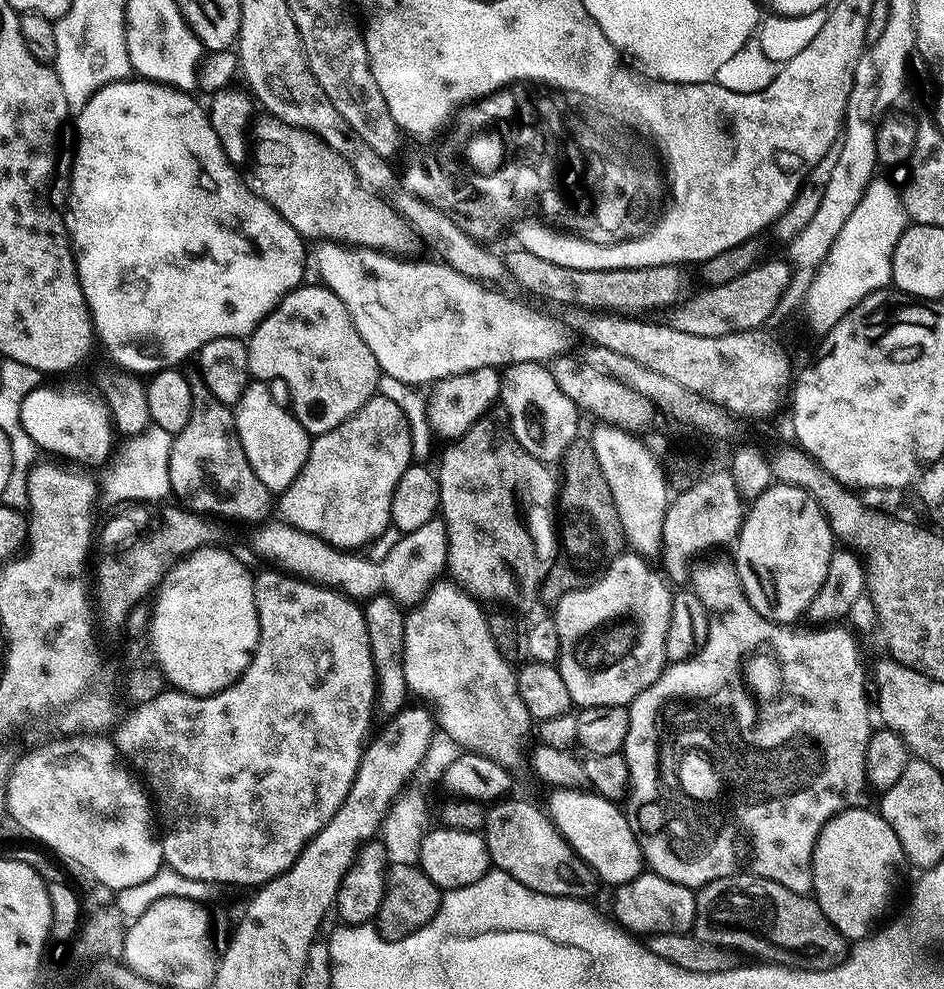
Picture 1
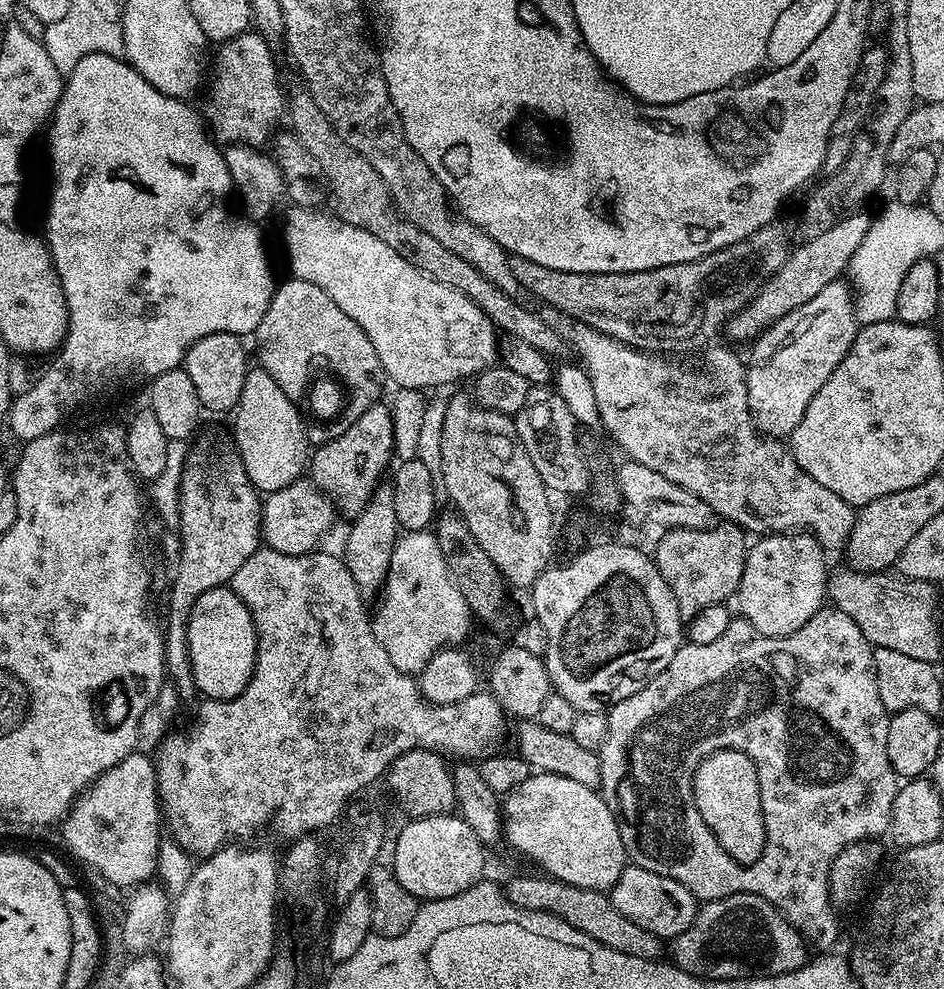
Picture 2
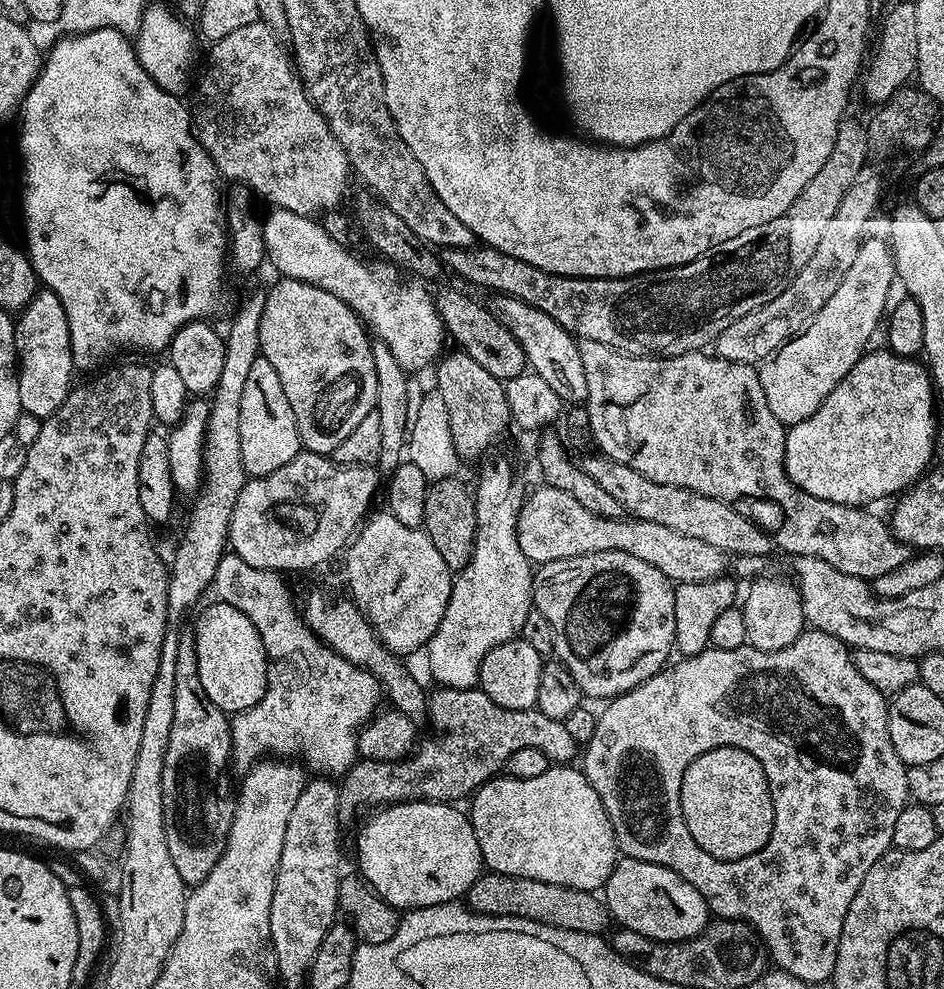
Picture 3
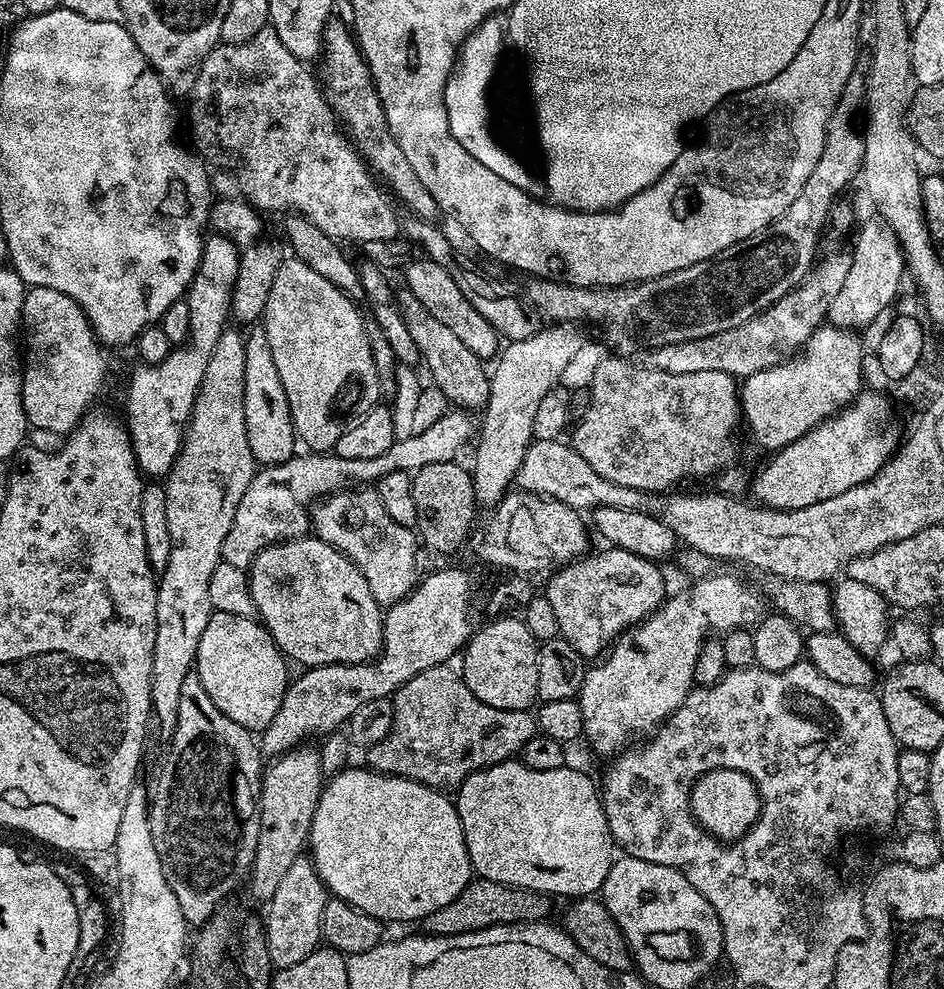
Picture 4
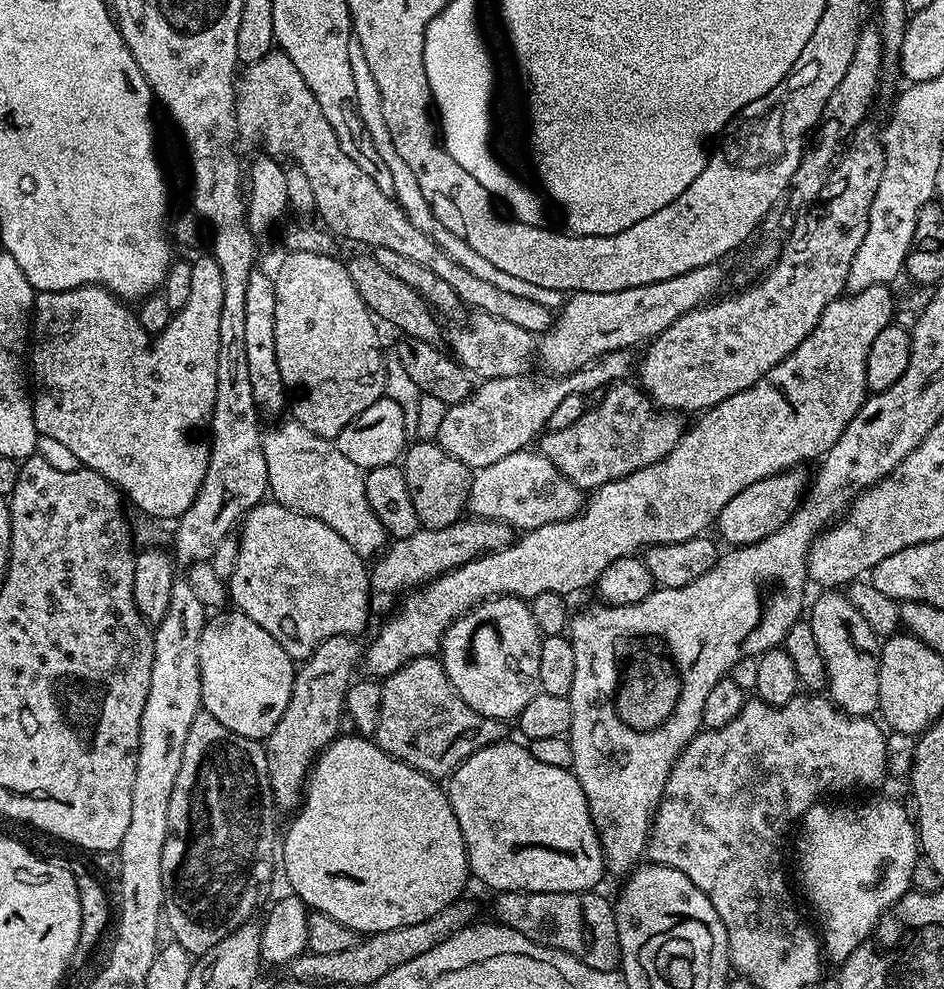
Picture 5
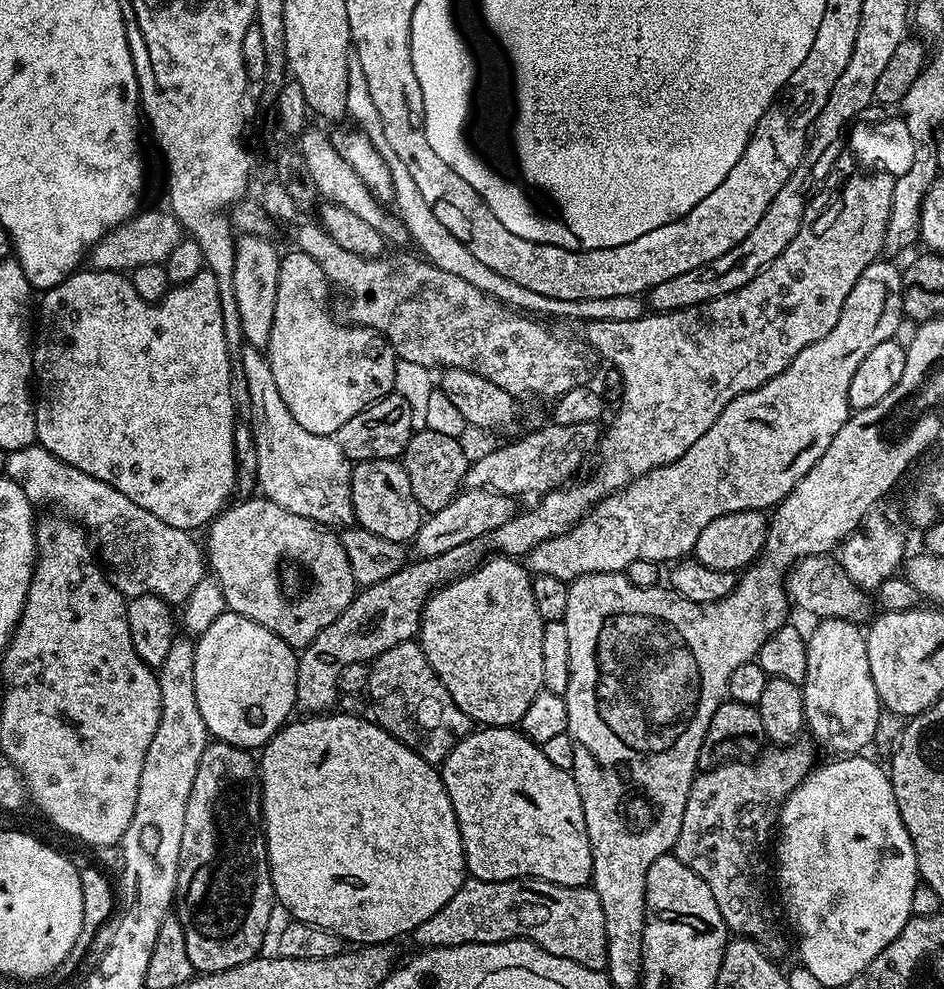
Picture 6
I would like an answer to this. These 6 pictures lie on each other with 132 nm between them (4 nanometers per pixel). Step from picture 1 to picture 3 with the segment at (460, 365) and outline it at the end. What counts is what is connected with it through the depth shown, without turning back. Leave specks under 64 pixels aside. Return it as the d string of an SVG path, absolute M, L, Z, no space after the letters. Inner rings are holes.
M272 208L269 213L269 216L265 215L262 220L264 255L267 263L269 265L272 263L280 271L281 277L313 284L334 294L334 298L349 304L370 329L371 335L384 342L394 354L394 358L398 358L398 362L404 368L415 370L415 368L422 367L423 364L430 363L429 365L431 365L445 351L446 333L436 309L436 301L433 293L431 291L428 293L423 288L425 285L419 279L409 278L397 265L391 262L371 264L368 260L359 260L360 256L355 251L343 248L334 242L334 239L326 234L322 224L311 216L299 216L285 208Z

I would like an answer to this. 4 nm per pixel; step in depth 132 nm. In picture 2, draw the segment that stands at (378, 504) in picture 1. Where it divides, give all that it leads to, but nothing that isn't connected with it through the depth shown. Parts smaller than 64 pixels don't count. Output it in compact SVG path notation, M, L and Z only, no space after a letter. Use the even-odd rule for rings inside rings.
M378 402L370 406L370 410L366 410L366 414L362 414L362 418L358 418L354 426L346 430L346 434L327 440L311 453L310 479L320 491L327 494L343 515L345 512L348 518L355 518L366 506L377 486L382 483L383 476L380 475L389 471L394 460L394 446L391 407L387 403L384 405L384 402Z

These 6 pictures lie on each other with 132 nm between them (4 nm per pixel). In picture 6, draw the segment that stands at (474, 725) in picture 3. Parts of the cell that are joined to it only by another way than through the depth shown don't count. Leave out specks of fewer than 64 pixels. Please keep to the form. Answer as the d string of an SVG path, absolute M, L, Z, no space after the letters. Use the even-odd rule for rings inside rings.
M415 639L390 646L371 661L366 696L376 723L433 766L443 765L450 750L474 728L474 721L450 698Z

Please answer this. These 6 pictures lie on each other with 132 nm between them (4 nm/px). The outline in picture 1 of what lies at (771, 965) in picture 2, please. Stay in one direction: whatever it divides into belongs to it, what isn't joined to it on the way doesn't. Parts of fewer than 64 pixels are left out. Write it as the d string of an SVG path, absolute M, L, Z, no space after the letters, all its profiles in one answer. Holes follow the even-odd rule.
M733 874L726 878L718 878L705 888L699 889L696 892L696 924L717 924L720 928L741 928L744 932L753 932L754 935L761 936L780 948L801 952L813 969L833 968L848 958L849 941L835 929L811 895L800 896L794 890L786 890L786 886L778 886L778 882L770 882L755 874L747 875Z

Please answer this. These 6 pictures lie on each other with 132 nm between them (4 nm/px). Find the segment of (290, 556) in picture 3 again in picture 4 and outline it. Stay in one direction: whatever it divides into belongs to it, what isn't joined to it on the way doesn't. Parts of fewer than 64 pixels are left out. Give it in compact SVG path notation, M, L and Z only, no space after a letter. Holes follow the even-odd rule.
M450 410L434 426L421 432L413 432L408 438L395 440L378 458L342 458L335 454L293 454L285 464L264 466L256 477L246 486L238 510L234 510L234 522L230 522L230 534L222 542L223 563L249 569L252 560L264 548L272 544L281 544L284 540L299 540L310 532L310 509L321 498L327 498L333 492L349 487L351 480L375 482L386 474L395 472L417 472L430 462L456 460L464 447L474 440L474 420L464 410Z

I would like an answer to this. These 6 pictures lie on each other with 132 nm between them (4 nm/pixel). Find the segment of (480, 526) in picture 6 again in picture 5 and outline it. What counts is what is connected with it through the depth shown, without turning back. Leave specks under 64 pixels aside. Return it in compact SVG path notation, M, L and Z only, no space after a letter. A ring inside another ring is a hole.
M525 450L506 454L506 458L498 458L498 462L490 466L475 469L472 485L468 491L467 511L473 517L482 520L500 520L503 524L511 524L513 529L527 530L546 526L550 522L562 522L574 518L585 503L585 493L577 484L567 480L558 470L558 466L550 462L550 458L546 458L538 450Z

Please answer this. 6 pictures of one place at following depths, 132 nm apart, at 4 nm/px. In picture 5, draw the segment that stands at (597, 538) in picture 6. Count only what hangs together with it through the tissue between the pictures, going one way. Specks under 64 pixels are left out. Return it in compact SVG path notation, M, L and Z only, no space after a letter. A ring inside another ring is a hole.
M875 284L874 286L866 286L866 290L854 292L851 294L841 295L839 300L830 302L826 306L826 310L822 314L822 318L818 320L818 326L814 326L812 333L801 342L796 349L793 350L782 362L778 362L778 366L774 366L774 370L770 370L762 378L758 378L758 382L754 382L754 386L750 386L746 390L742 390L738 394L734 394L730 398L726 398L718 406L707 409L699 417L700 420L696 425L689 427L687 431L681 435L680 441L676 444L670 454L666 454L666 458L662 458L658 462L654 462L645 468L634 470L634 474L626 474L626 478L618 478L614 482L606 482L601 488L595 489L587 497L586 503L581 508L580 513L574 518L563 520L562 522L550 522L546 526L538 526L537 528L529 528L523 533L521 538L513 539L512 543L507 547L497 552L488 552L484 556L480 556L476 560L466 562L462 567L454 569L452 572L446 572L442 576L436 577L427 586L421 587L415 593L416 596L393 620L388 620L380 628L380 633L373 640L372 645L365 647L362 652L362 668L365 668L367 675L372 678L383 678L394 674L394 670L398 670L402 666L406 666L406 662L410 662L414 658L422 658L423 656L436 656L441 651L444 643L444 635L449 626L456 621L460 616L467 614L471 608L478 606L484 600L493 600L495 596L516 596L519 600L531 602L538 594L546 594L553 592L554 594L562 594L565 598L571 597L571 592L580 592L583 588L591 589L597 578L602 574L602 570L606 570L606 566L610 566L610 562L618 562L618 558L626 558L627 556L636 556L641 550L653 548L656 544L669 544L670 542L686 542L690 538L707 533L708 527L713 527L714 521L719 517L722 506L726 506L726 502L730 502L730 498L734 498L734 494L741 493L748 486L754 486L754 482L762 482L762 478L770 478L779 472L799 469L800 464L804 464L807 460L819 461L825 456L834 446L834 442L838 442L838 438L842 434L842 430L846 430L846 426L850 426L850 422L854 418L854 414L858 414L858 410L863 406L866 397L869 395L868 383L866 382L866 354L870 354L870 345L874 343L874 338L879 332L886 330L888 324L893 323L897 297L892 297L893 289L887 284Z

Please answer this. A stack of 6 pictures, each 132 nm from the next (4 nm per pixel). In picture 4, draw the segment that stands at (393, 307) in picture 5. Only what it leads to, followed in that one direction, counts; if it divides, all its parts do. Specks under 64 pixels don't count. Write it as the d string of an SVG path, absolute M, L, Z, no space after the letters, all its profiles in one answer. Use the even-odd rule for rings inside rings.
M401 292L401 296L399 293L395 297L394 303L400 310L410 337L417 344L423 363L428 363L431 383L442 390L442 394L446 394L449 405L460 410L483 409L490 394L490 372L485 361L479 360L443 322L438 322L438 318L434 318L434 314L430 314L430 310L426 310L426 306L422 306L422 302L418 302L412 292Z

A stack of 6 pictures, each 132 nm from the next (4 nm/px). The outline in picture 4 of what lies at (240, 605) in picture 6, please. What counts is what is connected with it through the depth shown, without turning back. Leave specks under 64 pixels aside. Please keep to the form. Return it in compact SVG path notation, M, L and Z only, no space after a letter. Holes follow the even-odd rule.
M309 534L262 549L247 573L255 615L289 661L297 660L304 664L300 666L309 669L323 664L367 664L380 655L380 647L384 645L384 612L370 594L370 582L366 582L352 559L319 536Z

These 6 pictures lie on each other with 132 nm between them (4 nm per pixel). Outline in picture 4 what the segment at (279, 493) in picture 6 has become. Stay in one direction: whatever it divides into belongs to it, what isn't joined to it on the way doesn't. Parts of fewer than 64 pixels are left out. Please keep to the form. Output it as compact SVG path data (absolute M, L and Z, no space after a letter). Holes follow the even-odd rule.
M364 486L361 492L353 490L341 490L333 492L331 496L321 499L311 509L310 520L314 525L315 535L325 540L330 546L334 546L339 552L346 554L370 582L370 594L381 606L391 606L410 595L412 589L418 583L416 576L416 544L418 548L418 536L413 529L406 526L398 526L390 514L386 514L386 506L382 506L382 498L378 498L375 487Z

